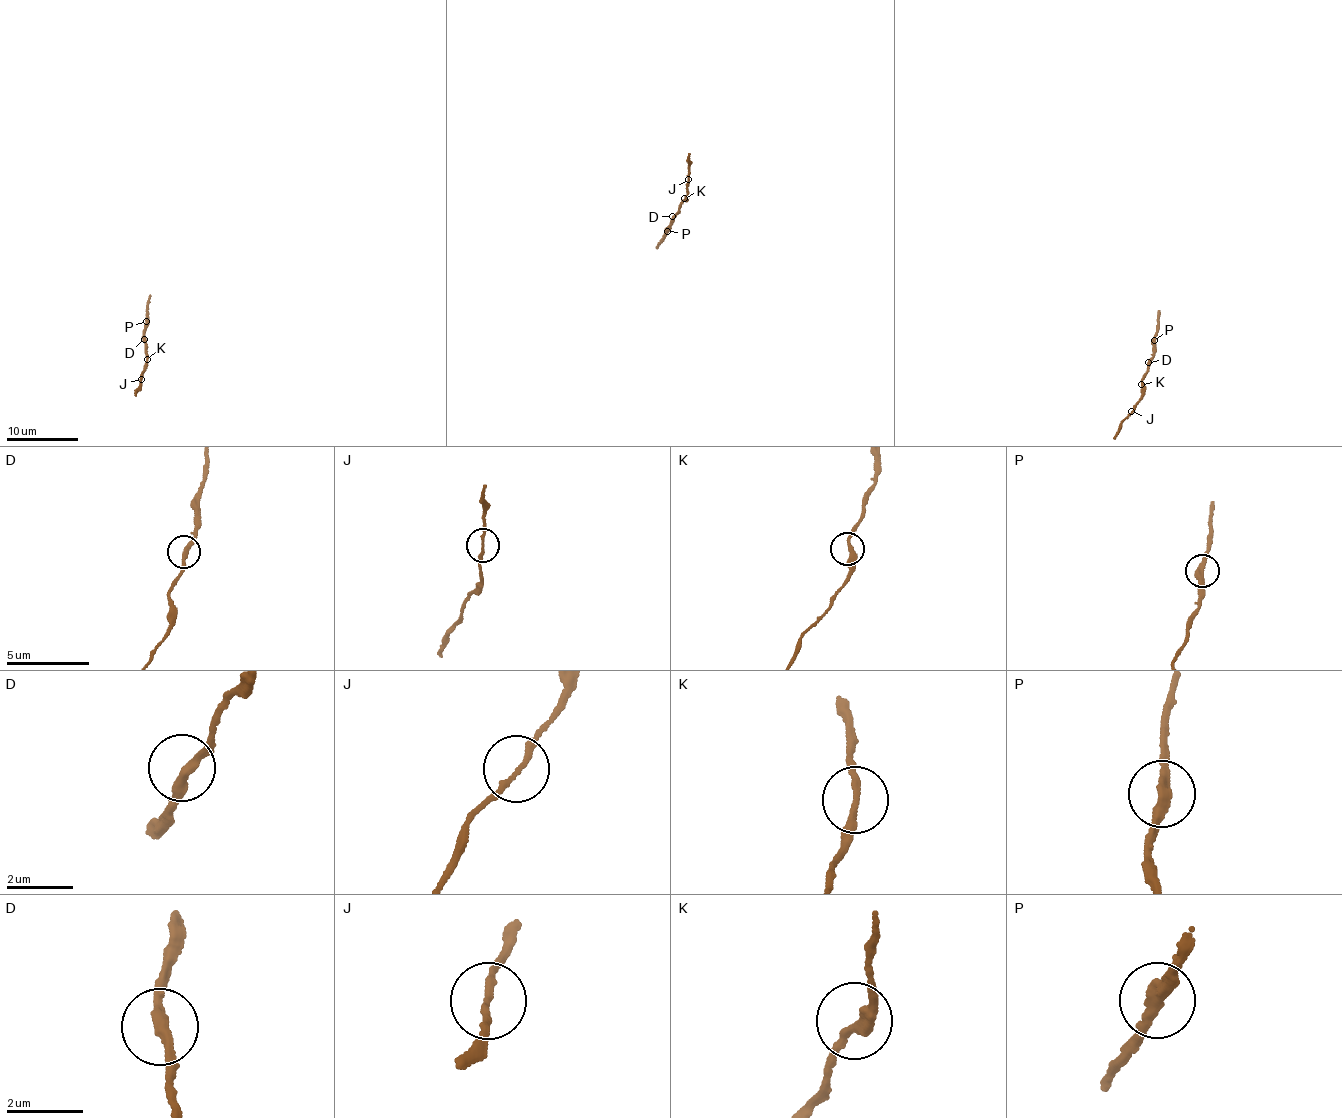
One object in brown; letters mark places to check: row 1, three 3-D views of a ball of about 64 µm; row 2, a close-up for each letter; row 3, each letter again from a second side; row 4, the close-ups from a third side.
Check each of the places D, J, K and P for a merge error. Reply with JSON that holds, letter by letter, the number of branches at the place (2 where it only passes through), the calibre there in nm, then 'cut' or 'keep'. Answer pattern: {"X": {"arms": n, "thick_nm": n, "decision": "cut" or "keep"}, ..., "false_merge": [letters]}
{"D": {"arms": 2, "thick_nm": 240, "decision": "keep"}, "J": {"arms": 2, "thick_nm": 150, "decision": "keep"}, "K": {"arms": 2, "thick_nm": 220, "decision": "keep"}, "P": {"arms": 2, "thick_nm": 320, "decision": "cut"}, "false_merge": ["P"]}

